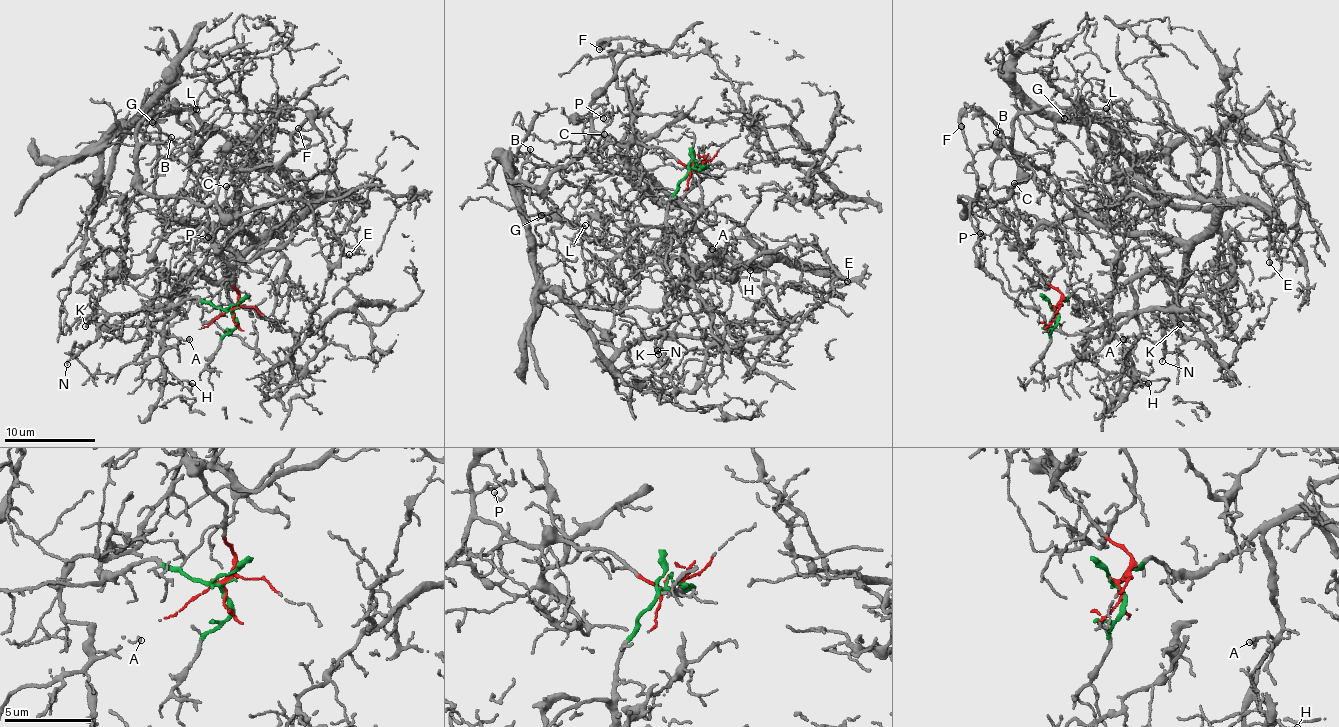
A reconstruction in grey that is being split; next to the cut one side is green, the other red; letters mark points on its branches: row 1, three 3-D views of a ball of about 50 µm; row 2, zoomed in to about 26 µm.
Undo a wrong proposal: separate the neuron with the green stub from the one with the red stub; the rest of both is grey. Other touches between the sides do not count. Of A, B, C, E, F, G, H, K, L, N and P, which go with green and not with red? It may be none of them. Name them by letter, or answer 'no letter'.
A, E, H, K, N

